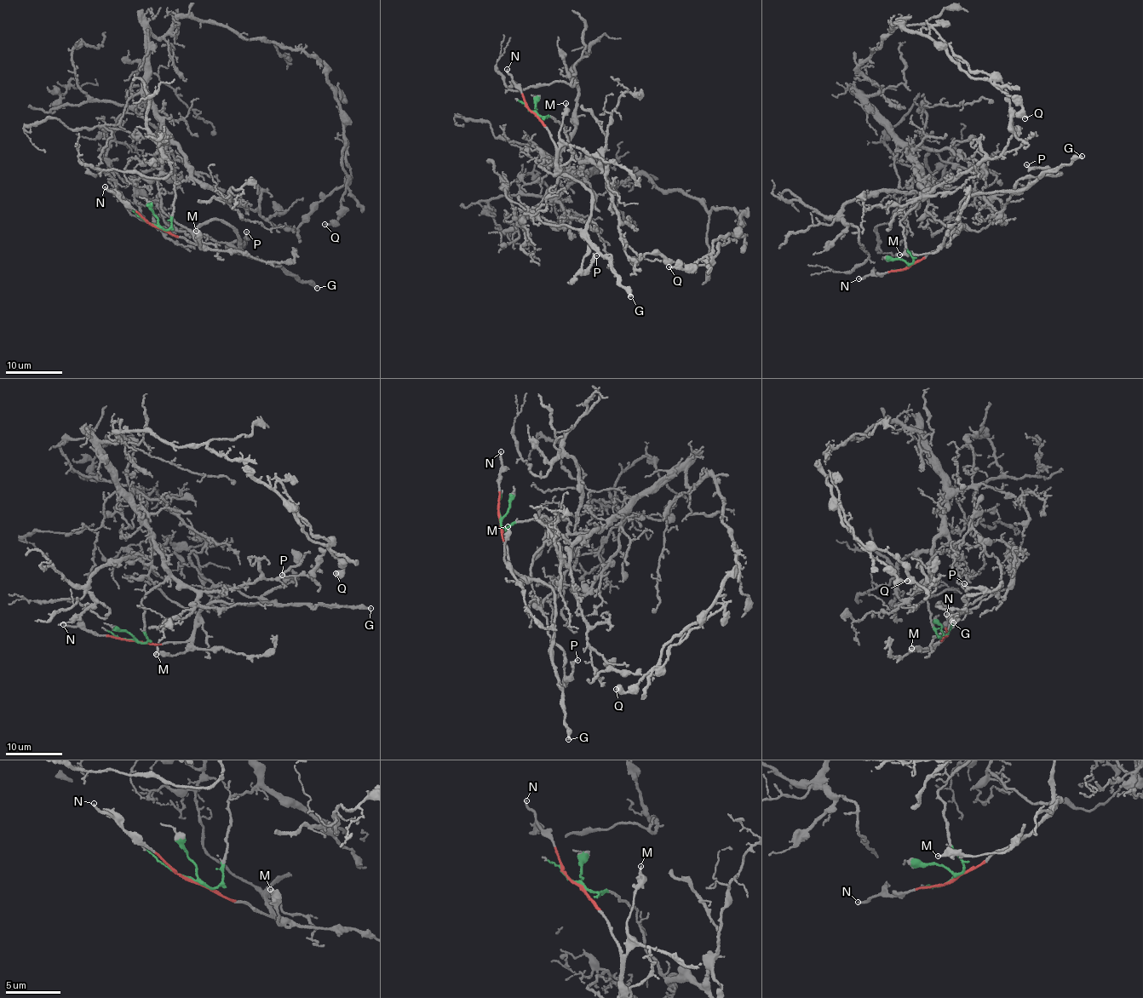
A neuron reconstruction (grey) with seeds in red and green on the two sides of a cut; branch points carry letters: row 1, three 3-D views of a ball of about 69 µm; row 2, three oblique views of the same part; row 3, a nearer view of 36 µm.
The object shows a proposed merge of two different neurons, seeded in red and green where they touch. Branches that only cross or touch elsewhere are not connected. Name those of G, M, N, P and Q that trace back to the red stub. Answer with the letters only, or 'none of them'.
G, M, N, P

